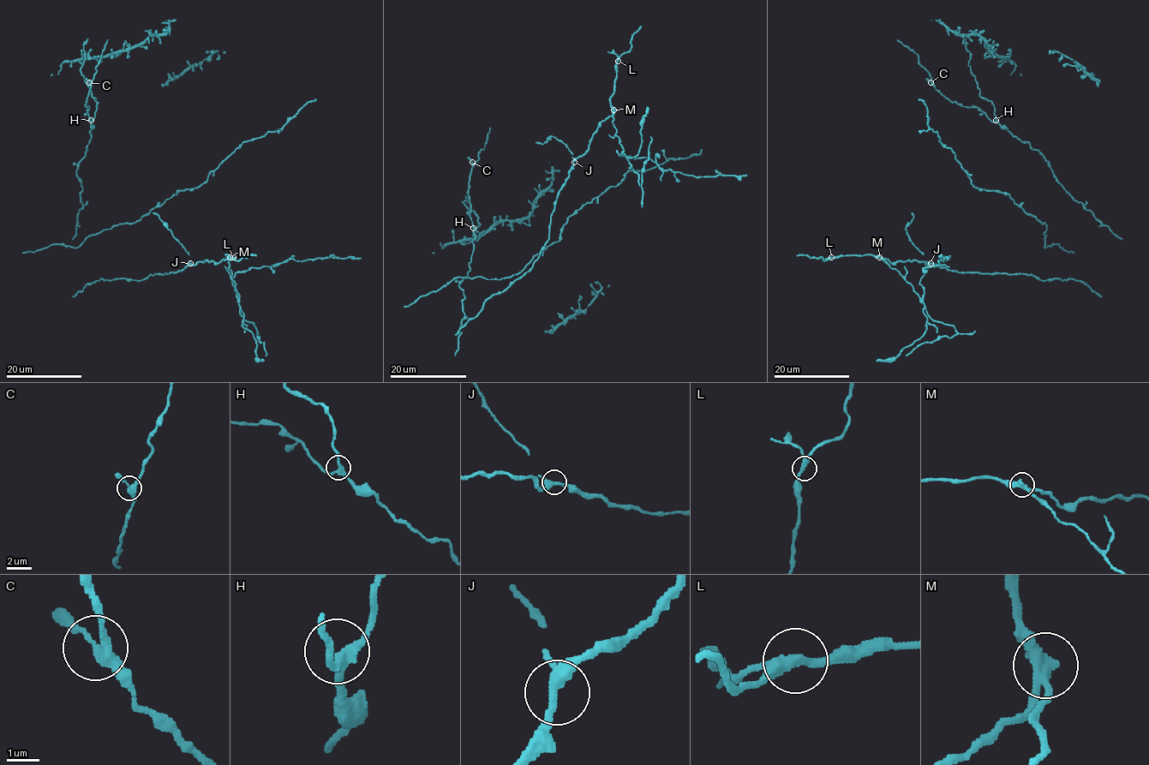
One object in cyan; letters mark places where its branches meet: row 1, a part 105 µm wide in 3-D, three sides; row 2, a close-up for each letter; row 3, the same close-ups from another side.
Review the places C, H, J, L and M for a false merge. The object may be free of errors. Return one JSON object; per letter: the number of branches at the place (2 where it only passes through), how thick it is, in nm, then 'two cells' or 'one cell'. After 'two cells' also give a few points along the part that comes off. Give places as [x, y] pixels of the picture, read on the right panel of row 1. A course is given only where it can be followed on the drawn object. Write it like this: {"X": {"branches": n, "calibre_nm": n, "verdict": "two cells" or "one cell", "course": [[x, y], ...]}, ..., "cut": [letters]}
{"C": {"branches": 3, "calibre_nm": 280, "verdict": "one cell"}, "H": {"branches": 3, "calibre_nm": 260, "verdict": "one cell"}, "J": {"branches": 3, "calibre_nm": 280, "verdict": "one cell"}, "L": {"branches": 3, "calibre_nm": 280, "verdict": "one cell"}, "M": {"branches": 3, "calibre_nm": 280, "verdict": "two cells", "course": [[879, 256], [921, 299], [920, 278], [928, 265], [943, 257]]}, "cut": ["M"]}

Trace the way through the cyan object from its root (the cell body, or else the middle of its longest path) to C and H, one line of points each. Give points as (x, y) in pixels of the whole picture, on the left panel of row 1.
C: (75, 236), (77, 213), (83, 206), (76, 169), (87, 150), (92, 128), (86, 106), (89, 82)
H: (75, 236), (77, 213), (83, 206), (76, 169), (87, 150), (91, 120)

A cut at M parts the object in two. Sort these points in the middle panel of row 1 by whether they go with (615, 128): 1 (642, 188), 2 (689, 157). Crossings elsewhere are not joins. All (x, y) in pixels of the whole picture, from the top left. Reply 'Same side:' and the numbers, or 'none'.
Same side: 1

